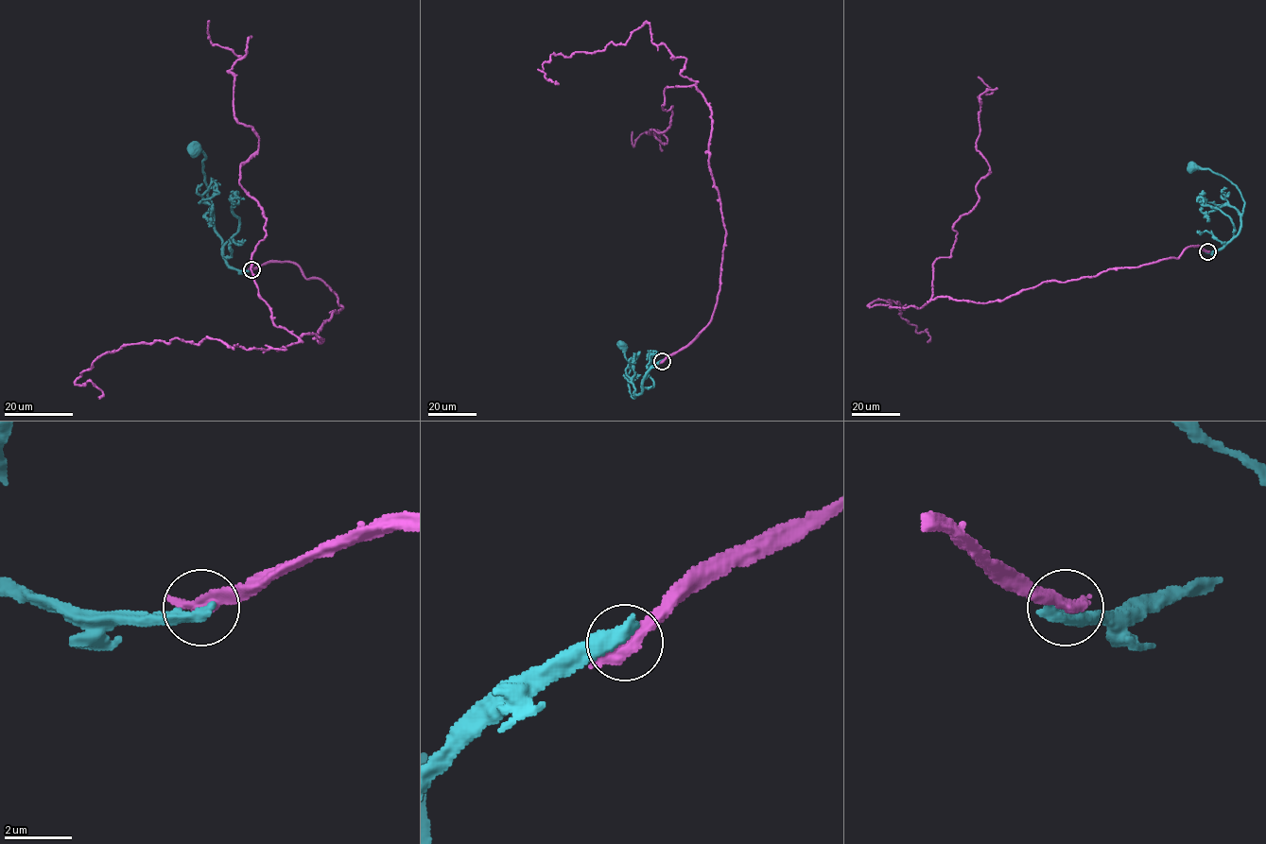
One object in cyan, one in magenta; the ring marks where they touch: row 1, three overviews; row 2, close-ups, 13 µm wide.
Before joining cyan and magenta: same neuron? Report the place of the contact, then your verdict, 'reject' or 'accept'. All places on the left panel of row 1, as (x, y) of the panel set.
place (251, 269); reject

